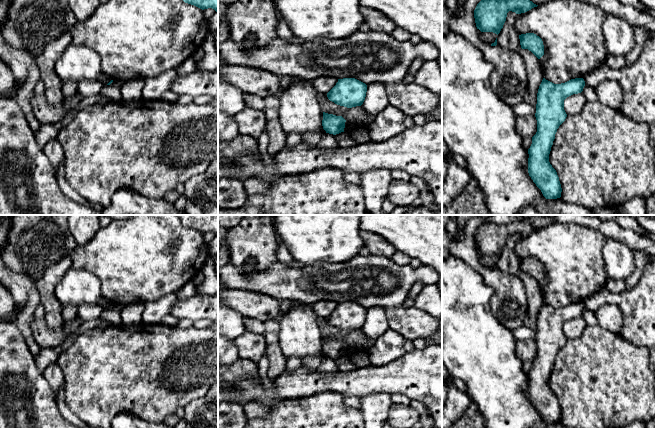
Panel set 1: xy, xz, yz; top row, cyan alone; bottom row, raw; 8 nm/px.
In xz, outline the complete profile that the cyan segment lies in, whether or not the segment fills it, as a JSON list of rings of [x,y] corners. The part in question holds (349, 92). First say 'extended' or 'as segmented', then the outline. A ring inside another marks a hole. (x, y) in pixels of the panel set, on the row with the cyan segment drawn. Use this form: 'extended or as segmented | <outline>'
as segmented | [[[343,78],[338,79],[336,85],[327,93],[327,97],[337,105],[352,108],[363,104],[366,92],[365,83],[355,78]]]

